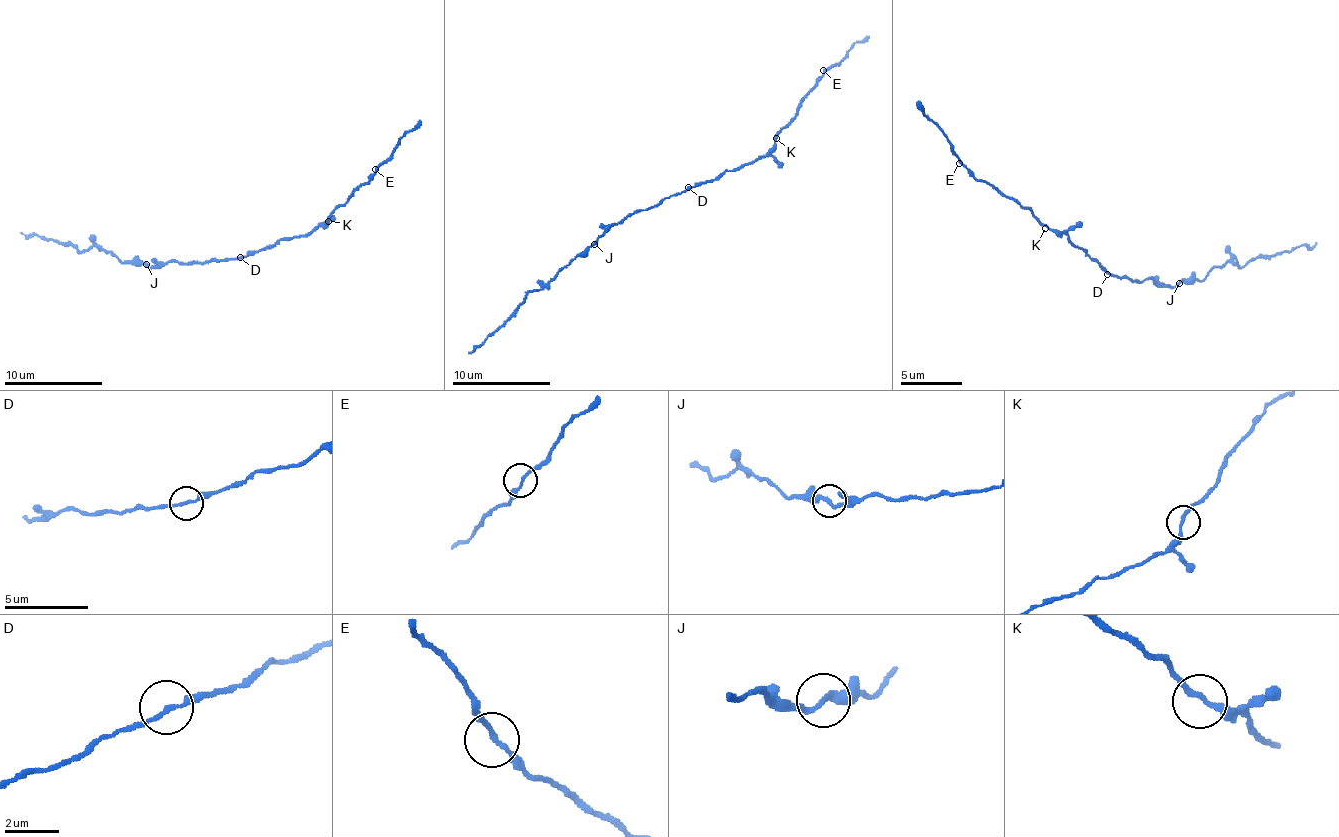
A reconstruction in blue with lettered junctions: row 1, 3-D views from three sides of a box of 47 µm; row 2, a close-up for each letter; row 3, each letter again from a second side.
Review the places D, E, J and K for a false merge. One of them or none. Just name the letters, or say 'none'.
J

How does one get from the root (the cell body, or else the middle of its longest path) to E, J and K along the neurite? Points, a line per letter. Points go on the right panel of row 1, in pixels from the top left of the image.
E: (1110, 274), (1064, 234), (1045, 228), (1027, 209), (974, 178), (959, 163)
J: (1110, 274), (1132, 280), (1160, 280), (1172, 286), (1178, 283)
K: (1110, 274), (1064, 234), (1045, 228)

